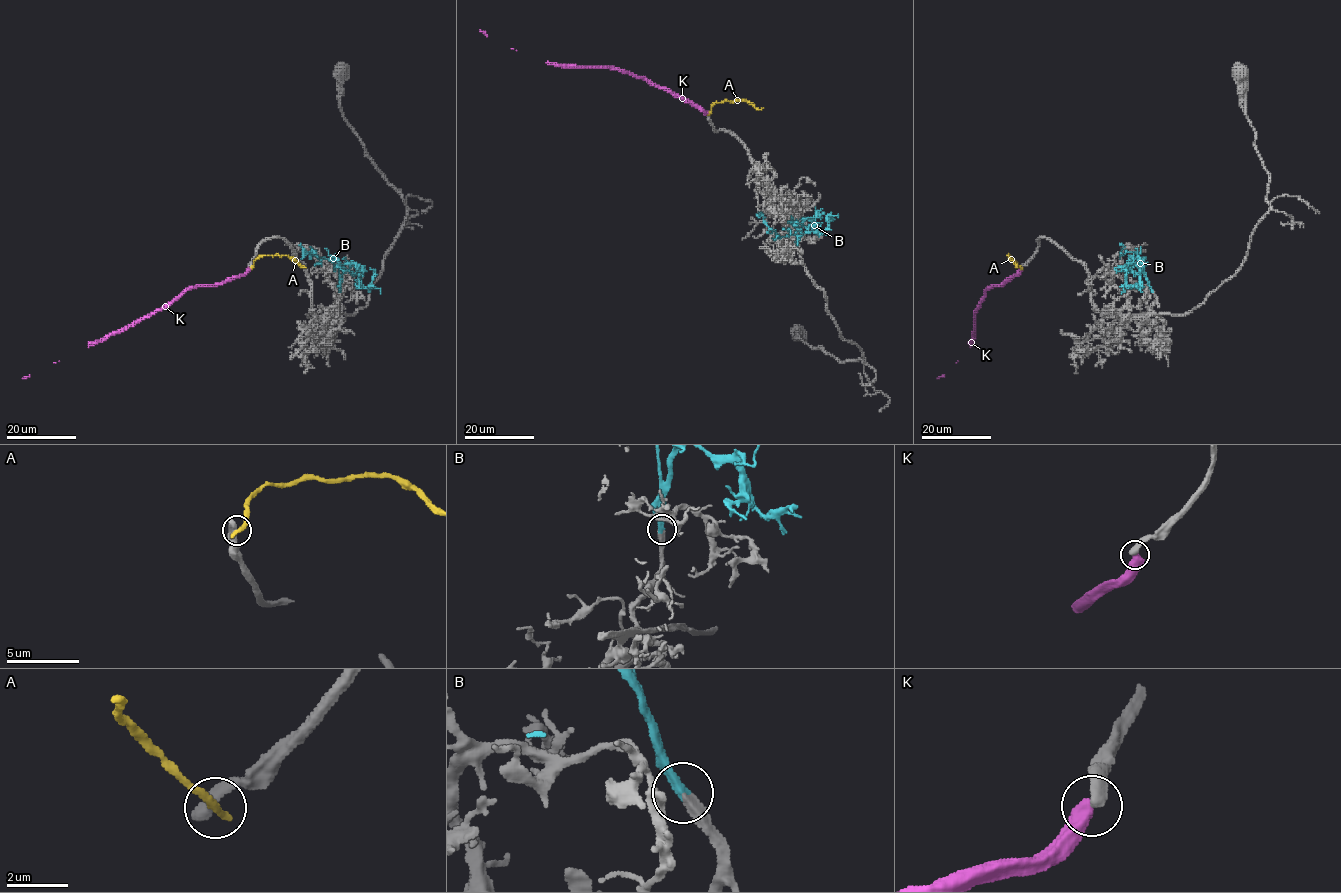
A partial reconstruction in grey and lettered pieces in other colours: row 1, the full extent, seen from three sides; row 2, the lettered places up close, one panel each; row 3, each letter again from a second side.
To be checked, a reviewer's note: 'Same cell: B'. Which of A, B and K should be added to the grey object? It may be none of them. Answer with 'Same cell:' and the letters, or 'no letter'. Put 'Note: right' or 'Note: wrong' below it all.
Same cell: B
Note: right

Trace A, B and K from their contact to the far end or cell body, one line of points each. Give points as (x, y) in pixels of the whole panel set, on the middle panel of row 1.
A: (709, 113), (716, 102), (724, 101), (746, 100), (756, 108), (762, 108)
B: (797, 244), (796, 237), (778, 236), (757, 211)
K: (707, 112), (617, 69), (548, 64), (511, 49), (480, 30)

